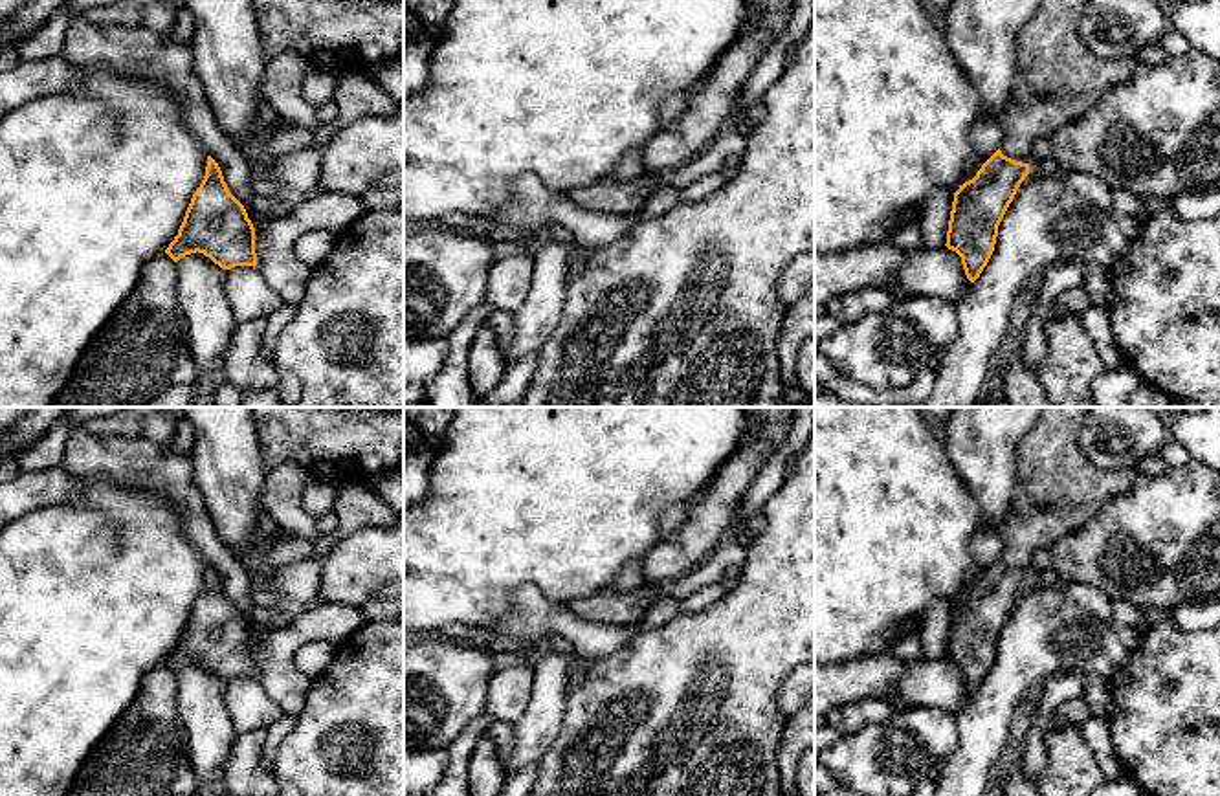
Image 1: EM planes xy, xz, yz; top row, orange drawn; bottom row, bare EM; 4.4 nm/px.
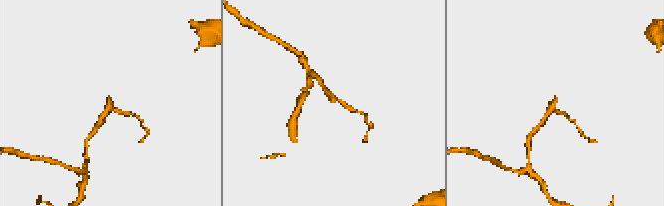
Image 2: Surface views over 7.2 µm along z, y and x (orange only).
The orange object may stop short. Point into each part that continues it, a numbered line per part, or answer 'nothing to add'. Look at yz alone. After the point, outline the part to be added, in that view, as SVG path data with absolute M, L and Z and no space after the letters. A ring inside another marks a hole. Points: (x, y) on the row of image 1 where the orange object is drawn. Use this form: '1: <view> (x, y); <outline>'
1: yz (1057, 79); M1040 0L1016 37L1016 72L1000 114L1002 154L1029 165L1031 147L1134 77L1137 61L1097 59L1079 37L1086 0Z

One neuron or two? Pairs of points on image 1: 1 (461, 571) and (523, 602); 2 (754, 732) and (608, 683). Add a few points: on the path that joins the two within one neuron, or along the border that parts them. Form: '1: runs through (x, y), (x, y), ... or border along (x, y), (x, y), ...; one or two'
1: border along (554, 602), (523, 584), (510, 609), (485, 628); two
2: runs through (718, 732), (690, 718), (663, 718), (644, 703); one

